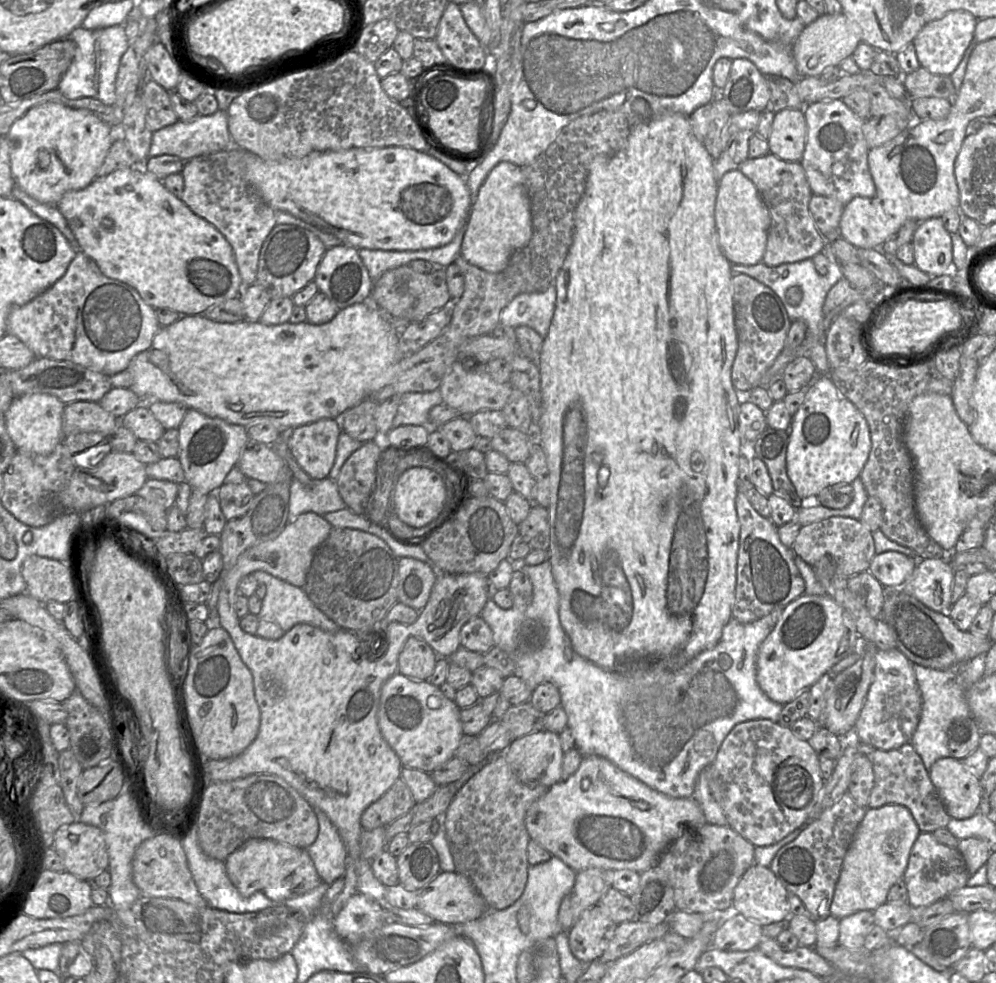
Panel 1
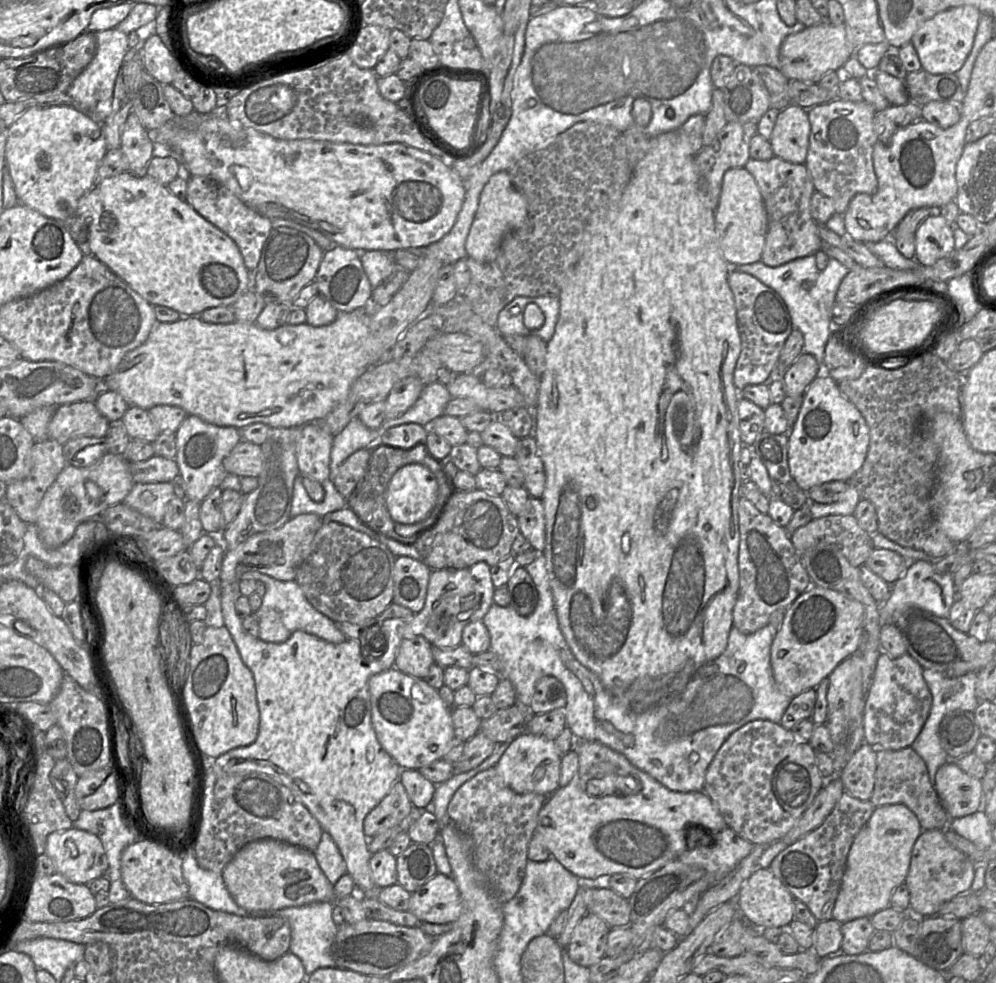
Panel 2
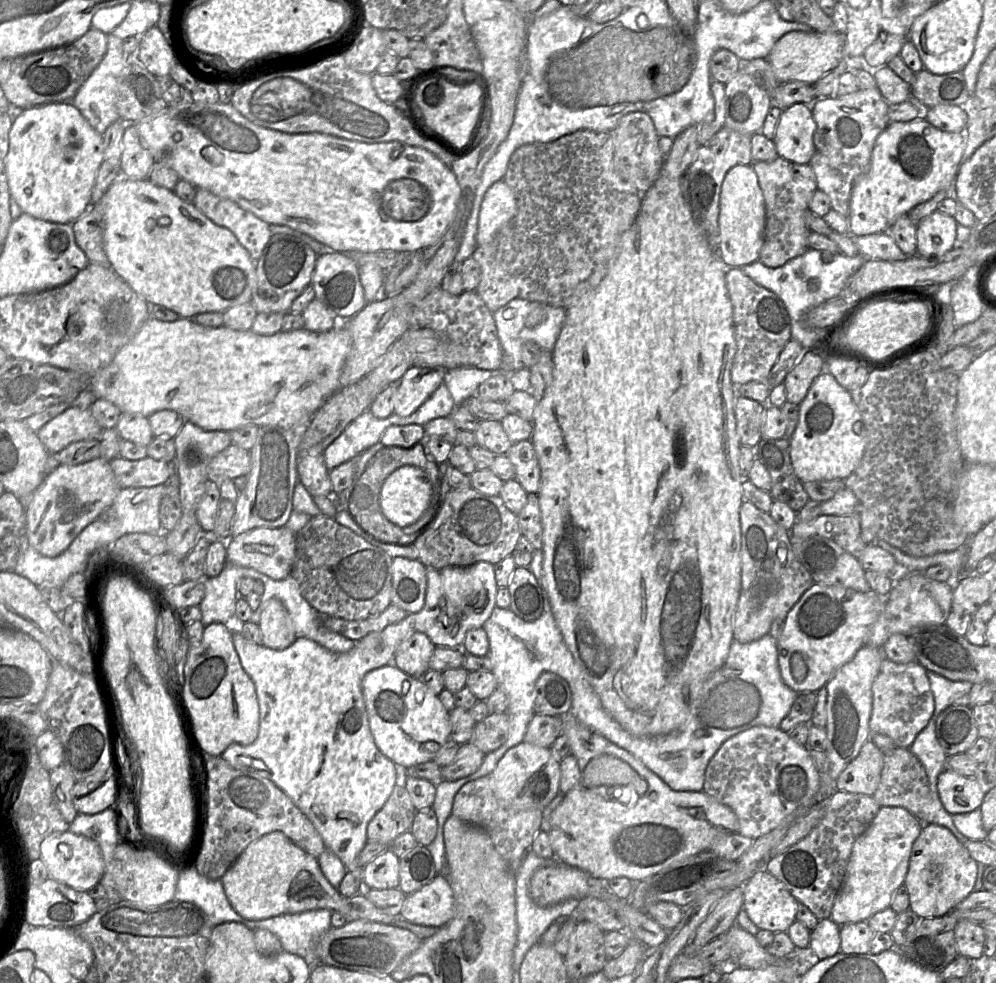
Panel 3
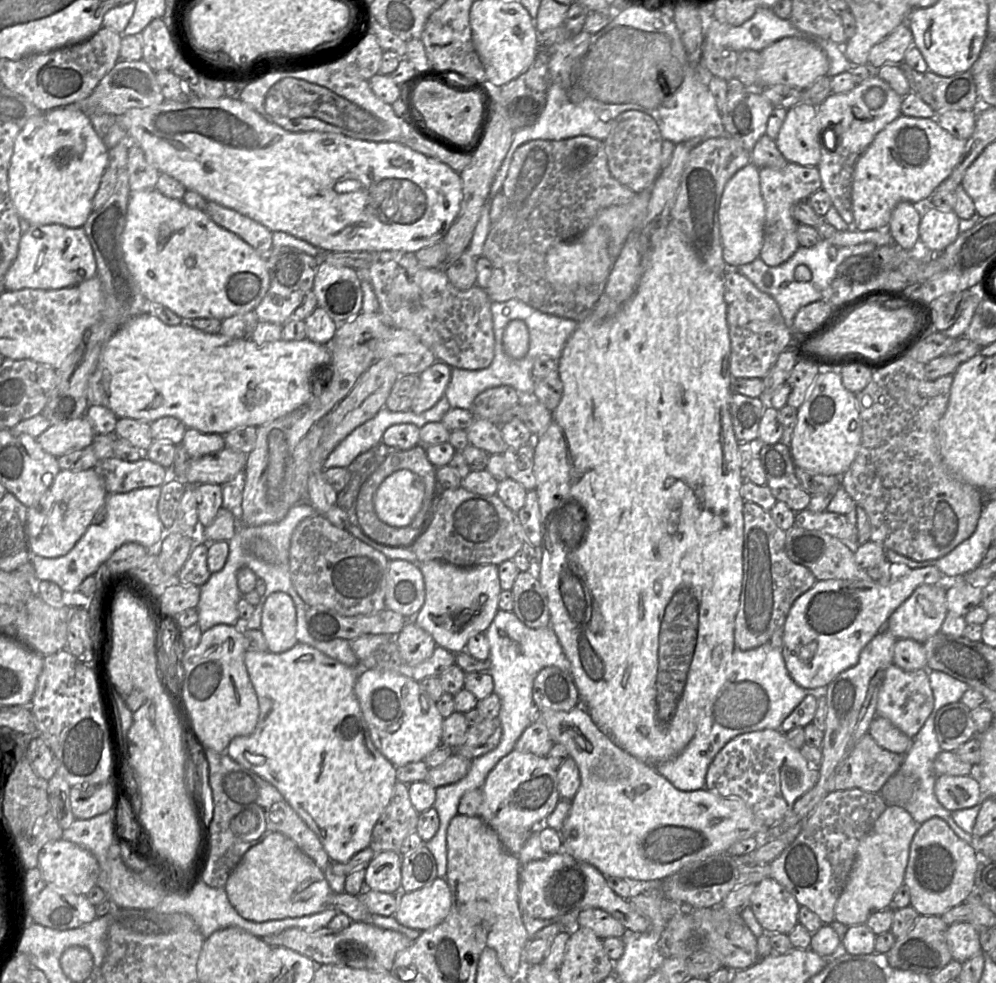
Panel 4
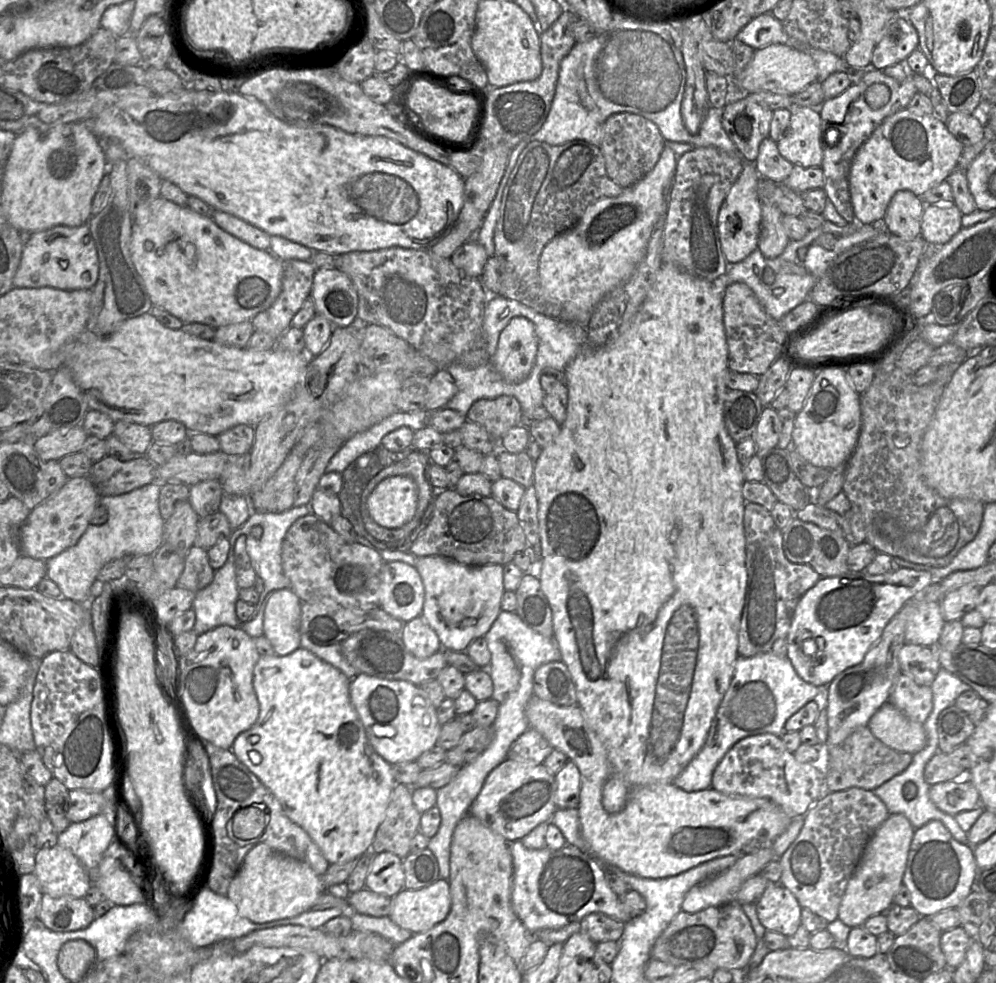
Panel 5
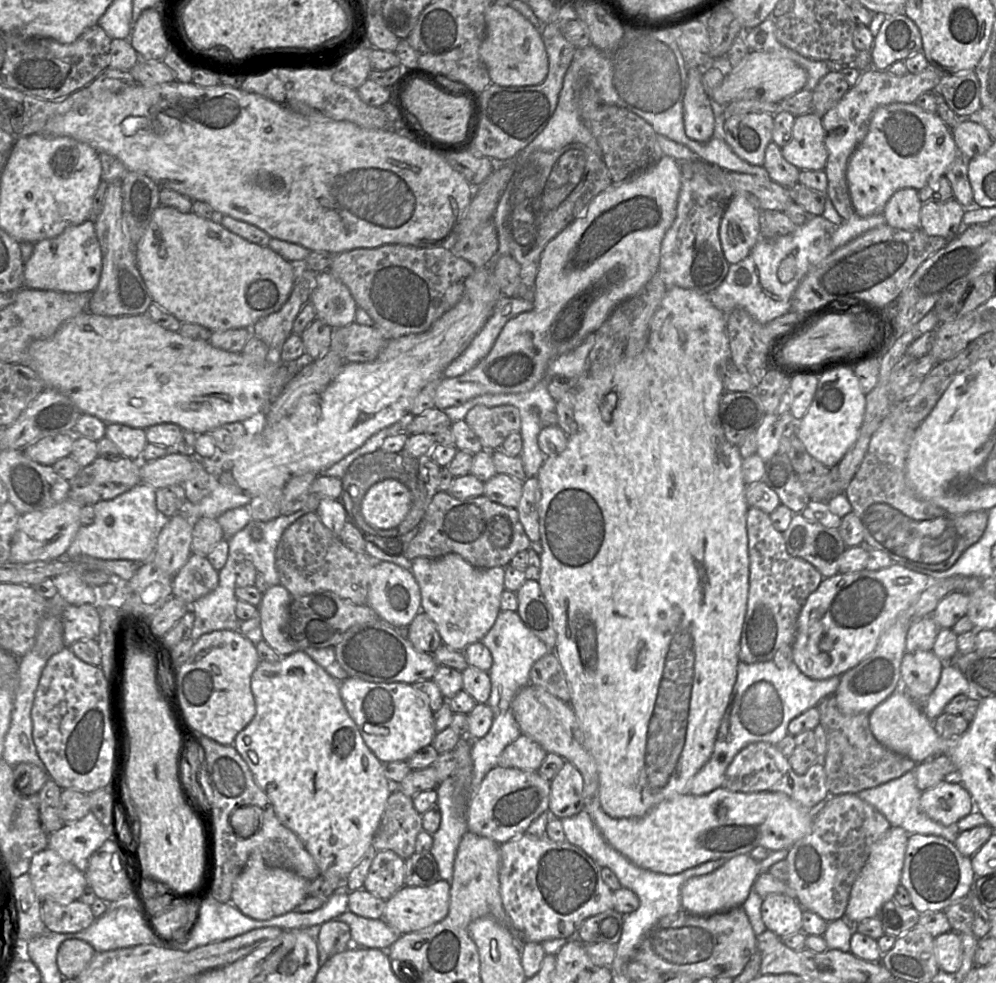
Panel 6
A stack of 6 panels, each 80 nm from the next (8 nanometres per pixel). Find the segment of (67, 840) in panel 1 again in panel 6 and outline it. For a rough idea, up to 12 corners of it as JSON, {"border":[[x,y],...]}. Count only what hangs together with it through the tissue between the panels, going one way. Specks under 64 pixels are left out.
{"border":[[50,848],[28,874],[42,902],[79,900],[85,874]]}

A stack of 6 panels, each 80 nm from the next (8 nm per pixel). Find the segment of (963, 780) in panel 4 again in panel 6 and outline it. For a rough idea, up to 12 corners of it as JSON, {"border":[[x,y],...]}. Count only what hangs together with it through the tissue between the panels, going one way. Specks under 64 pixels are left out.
{"border":[[962,783],[923,791],[921,810],[950,826],[973,812]]}

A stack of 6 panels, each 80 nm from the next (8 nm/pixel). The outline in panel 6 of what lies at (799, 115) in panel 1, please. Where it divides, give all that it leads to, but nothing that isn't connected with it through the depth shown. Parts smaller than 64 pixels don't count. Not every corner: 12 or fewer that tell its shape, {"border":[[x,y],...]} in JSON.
{"border":[[795,117],[781,153],[799,170],[824,170],[828,151],[822,118]]}

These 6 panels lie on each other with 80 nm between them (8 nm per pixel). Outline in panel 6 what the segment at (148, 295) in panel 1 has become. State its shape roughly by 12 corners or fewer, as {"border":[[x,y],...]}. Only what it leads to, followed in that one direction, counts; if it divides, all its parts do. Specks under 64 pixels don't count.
{"border":[[160,205],[135,245],[152,301],[211,332],[289,298],[296,265]]}

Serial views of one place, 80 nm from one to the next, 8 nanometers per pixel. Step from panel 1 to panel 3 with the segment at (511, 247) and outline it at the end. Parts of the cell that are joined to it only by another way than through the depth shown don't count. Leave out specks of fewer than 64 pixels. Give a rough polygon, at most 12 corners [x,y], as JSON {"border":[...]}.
{"border":[[504,180],[486,191],[477,246],[488,244],[517,213]]}

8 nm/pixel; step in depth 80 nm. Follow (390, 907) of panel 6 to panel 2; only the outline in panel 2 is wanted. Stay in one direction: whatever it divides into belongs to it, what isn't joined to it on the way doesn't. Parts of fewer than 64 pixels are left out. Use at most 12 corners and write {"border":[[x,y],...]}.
{"border":[[436,873],[411,893],[421,923],[454,923],[462,899],[452,876]]}

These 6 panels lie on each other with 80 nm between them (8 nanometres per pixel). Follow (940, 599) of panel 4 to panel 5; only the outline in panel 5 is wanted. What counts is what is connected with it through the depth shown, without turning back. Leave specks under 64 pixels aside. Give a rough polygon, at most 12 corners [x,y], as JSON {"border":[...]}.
{"border":[[939,602],[908,620],[905,644],[935,647],[944,624]]}

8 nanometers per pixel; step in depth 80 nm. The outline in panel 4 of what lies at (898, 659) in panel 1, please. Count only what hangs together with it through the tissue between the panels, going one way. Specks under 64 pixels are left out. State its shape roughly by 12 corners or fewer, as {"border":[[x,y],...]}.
{"border":[[889,666],[877,715],[914,738],[933,706],[928,669]]}

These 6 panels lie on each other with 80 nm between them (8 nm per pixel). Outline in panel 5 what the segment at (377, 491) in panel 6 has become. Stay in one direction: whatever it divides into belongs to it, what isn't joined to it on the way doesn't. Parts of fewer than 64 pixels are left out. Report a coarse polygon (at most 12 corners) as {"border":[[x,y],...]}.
{"border":[[383,479],[367,499],[376,523],[400,528],[414,516],[417,486]]}

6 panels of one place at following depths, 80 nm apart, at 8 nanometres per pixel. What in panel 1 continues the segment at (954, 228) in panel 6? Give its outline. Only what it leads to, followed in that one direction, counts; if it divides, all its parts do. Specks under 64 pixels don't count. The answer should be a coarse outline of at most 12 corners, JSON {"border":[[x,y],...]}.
{"border":[[941,217],[918,224],[914,265],[931,277],[952,271]]}

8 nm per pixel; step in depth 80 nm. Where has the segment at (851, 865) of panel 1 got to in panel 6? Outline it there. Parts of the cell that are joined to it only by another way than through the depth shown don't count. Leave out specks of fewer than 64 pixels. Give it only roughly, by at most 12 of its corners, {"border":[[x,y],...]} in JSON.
{"border":[[891,827],[851,889],[850,924],[876,917],[900,885],[909,835]]}

